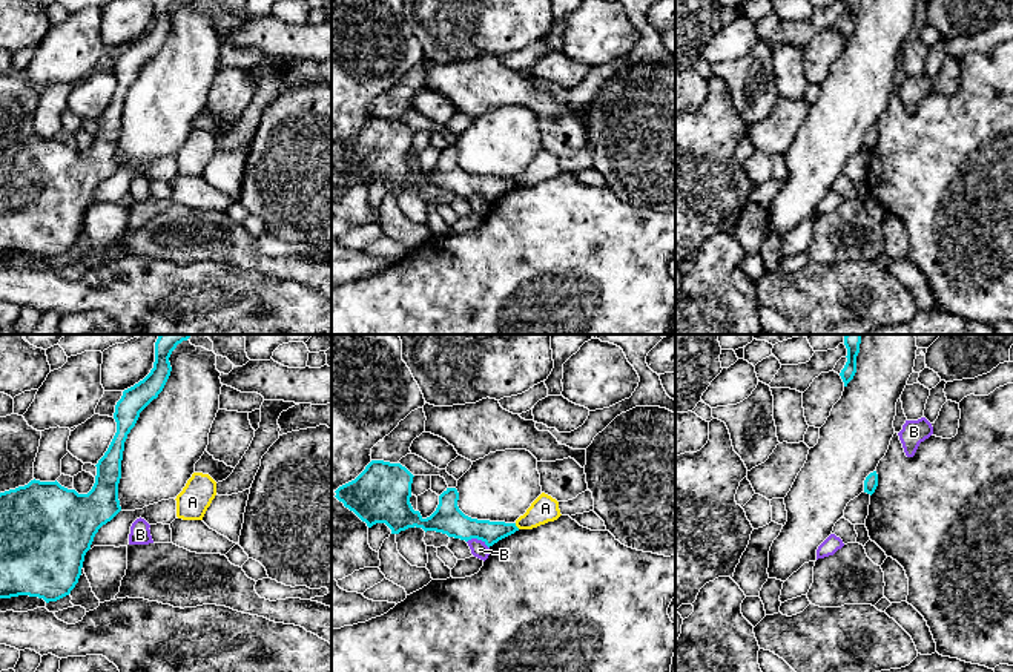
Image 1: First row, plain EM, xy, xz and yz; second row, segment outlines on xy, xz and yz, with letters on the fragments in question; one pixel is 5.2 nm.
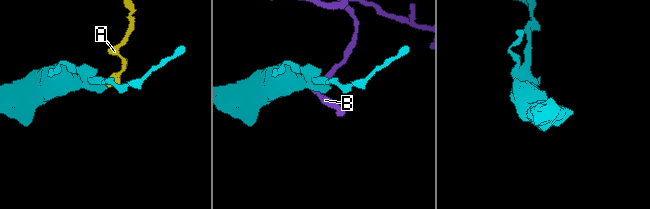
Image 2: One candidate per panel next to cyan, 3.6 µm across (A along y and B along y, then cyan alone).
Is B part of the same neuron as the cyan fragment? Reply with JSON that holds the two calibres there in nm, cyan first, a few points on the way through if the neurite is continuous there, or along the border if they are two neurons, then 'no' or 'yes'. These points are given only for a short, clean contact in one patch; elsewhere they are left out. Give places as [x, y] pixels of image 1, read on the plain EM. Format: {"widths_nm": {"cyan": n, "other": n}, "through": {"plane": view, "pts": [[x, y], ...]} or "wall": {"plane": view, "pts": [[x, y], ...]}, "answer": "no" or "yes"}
{"widths_nm": {"cyan": 160, "other": 90}, "wall": {"plane": "xz", "pts": [[467, 197], [478, 195], [488, 204]]}, "answer": "no"}

